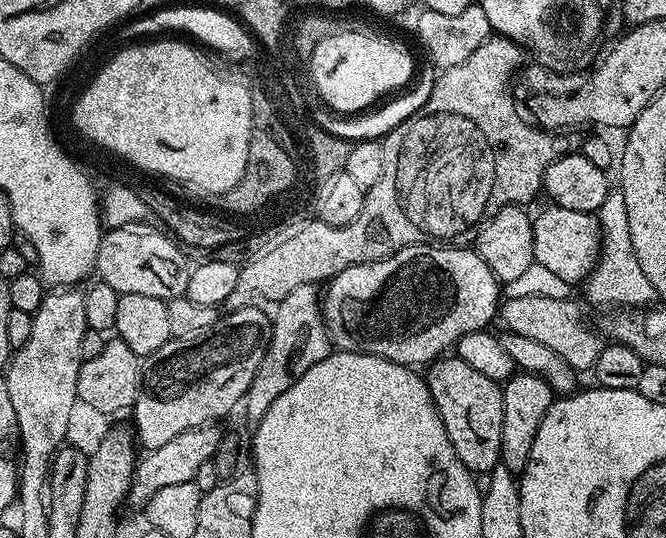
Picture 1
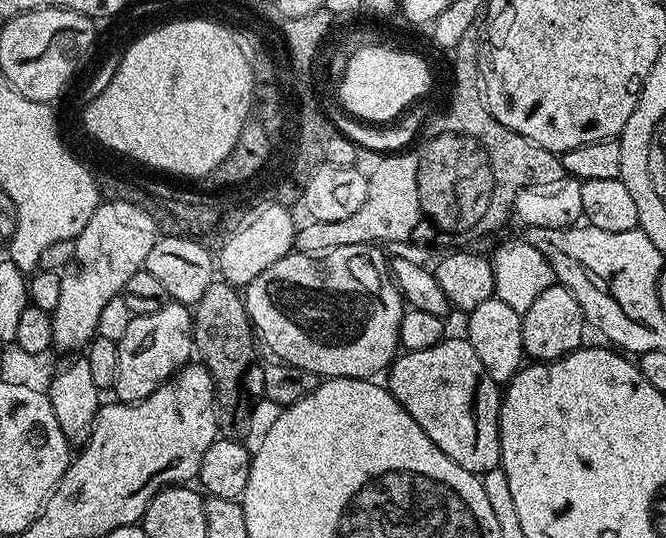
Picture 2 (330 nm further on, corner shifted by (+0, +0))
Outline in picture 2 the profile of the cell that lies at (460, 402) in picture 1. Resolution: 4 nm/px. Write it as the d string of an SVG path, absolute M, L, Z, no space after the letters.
M466 338L439 340L426 350L397 355L387 369L386 387L426 430L430 442L462 470L483 474L500 467L500 401L501 385L482 378L484 371Z

